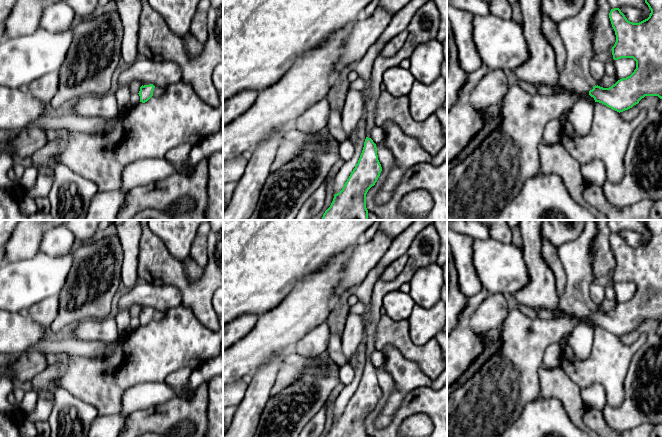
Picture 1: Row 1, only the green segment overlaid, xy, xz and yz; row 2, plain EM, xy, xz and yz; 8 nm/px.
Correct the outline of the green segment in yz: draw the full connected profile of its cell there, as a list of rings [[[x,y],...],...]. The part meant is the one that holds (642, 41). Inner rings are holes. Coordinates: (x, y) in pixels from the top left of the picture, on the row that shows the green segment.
[[[586,0],[578,15],[558,25],[566,48],[565,66],[558,72],[558,82],[564,92],[534,84],[539,95],[589,94],[595,102],[619,113],[632,108],[645,96],[662,99],[662,0],[645,0],[645,3],[651,13],[639,23],[628,21],[619,8],[611,9],[609,13],[616,35],[611,49],[613,59],[633,58],[636,69],[630,76],[609,88],[600,87],[592,77],[590,63],[595,58],[592,23],[598,5],[596,0]]]

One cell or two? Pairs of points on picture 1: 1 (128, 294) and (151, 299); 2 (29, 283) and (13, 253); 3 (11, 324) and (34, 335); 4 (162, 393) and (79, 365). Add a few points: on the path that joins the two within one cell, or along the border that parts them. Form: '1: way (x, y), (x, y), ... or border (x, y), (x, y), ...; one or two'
1: way (134, 295), (145, 295); one
2: border (39, 251), (33, 256), (10, 262); two
3: way (17, 330), (20, 333), (28, 333); one
4: border (160, 382), (142, 382), (129, 388), (121, 402); two

